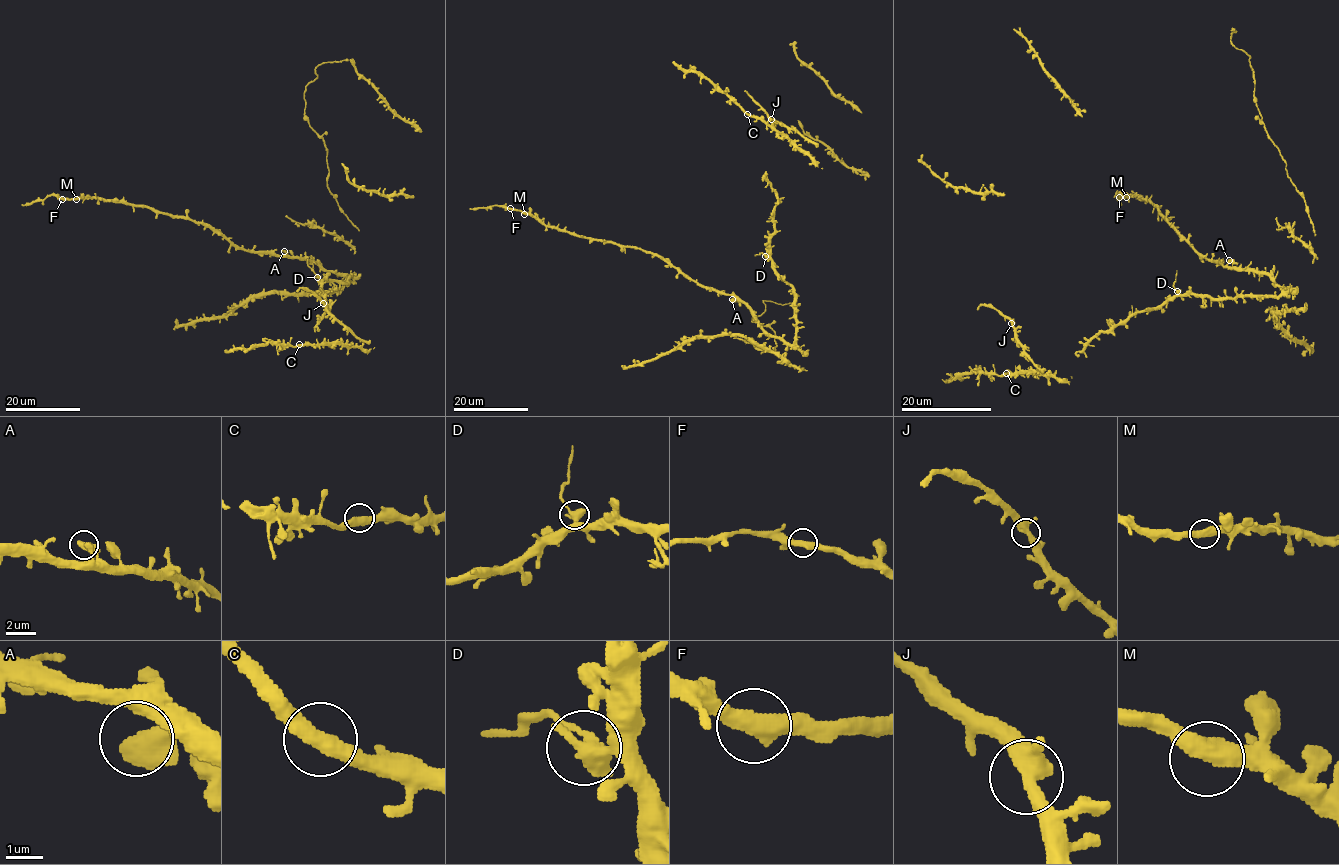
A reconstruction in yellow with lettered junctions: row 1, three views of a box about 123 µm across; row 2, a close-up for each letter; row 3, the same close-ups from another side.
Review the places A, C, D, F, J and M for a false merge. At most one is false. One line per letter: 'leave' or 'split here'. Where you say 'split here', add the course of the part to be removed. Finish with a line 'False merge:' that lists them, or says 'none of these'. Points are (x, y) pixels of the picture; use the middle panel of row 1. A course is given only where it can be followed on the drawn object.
A: leave
C: leave
D: split here
F: leave
J: leave
M: leave
False merge: D

